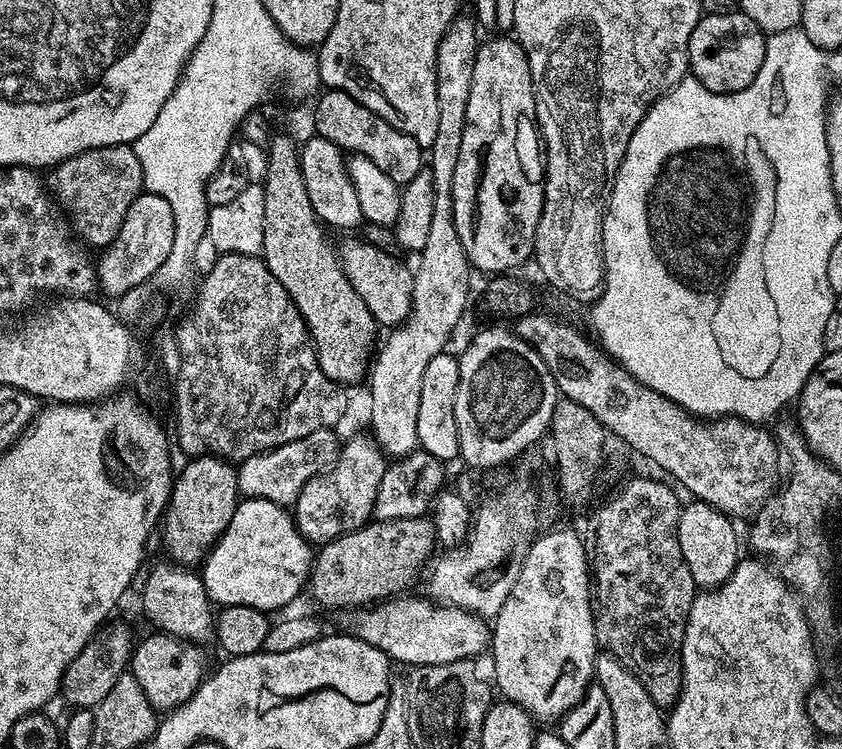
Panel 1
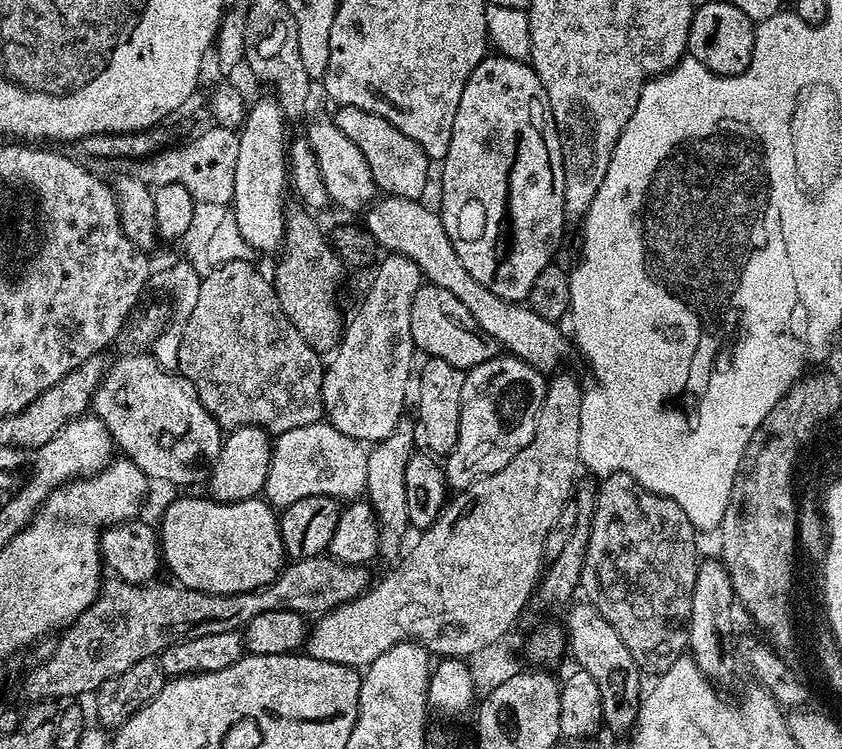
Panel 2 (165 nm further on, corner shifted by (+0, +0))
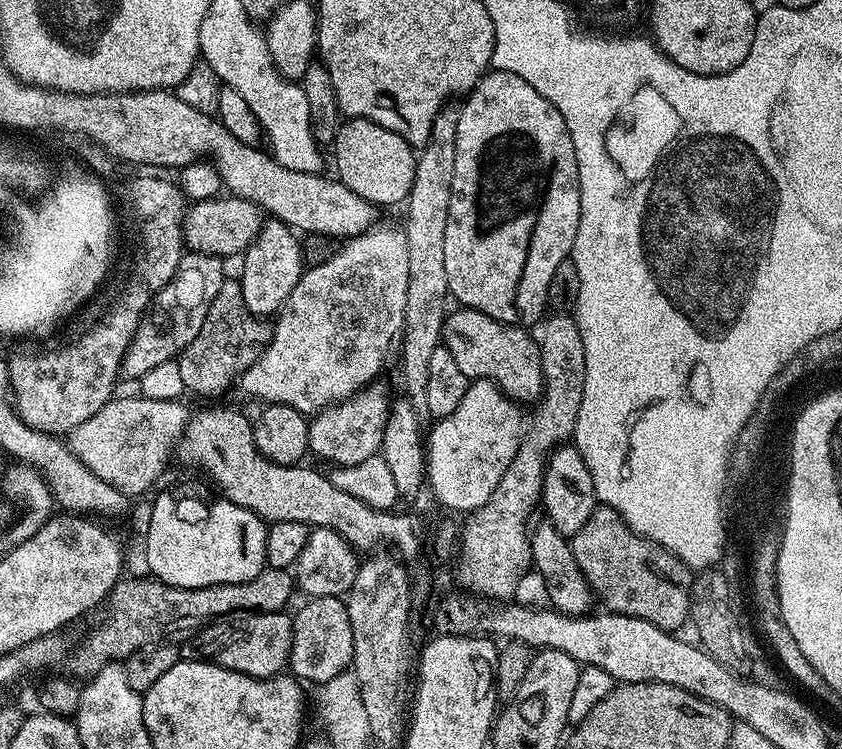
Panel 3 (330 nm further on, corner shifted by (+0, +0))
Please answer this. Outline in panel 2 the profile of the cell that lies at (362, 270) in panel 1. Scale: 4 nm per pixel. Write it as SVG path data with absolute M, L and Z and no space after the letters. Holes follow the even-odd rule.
M421 283L410 306L410 322L412 323L412 342L417 349L424 351L425 357L433 356L450 362L450 366L458 366L465 370L478 366L498 354L498 345L478 322L474 322L474 314L450 294L450 290L442 290L442 286Z

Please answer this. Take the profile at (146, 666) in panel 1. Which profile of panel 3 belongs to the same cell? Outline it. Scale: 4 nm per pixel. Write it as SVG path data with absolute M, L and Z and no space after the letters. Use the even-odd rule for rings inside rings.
M287 611L236 614L227 623L216 622L199 629L192 638L189 644L179 645L183 659L206 660L254 678L278 676L285 671L290 654L292 616Z

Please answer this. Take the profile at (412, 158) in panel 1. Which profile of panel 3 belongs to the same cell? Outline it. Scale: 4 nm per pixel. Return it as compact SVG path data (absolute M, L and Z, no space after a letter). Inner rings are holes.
M348 118L336 131L336 172L341 184L344 184L358 198L366 198L366 202L377 206L383 204L400 204L407 201L410 190L414 186L414 170L417 153L412 145L406 142L394 130L386 130L386 126L378 126L372 120Z

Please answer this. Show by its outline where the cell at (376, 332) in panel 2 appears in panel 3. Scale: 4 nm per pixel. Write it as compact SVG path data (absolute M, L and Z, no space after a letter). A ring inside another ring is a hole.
M373 382L363 392L355 392L350 398L332 404L311 417L308 426L308 450L314 457L325 460L331 466L356 466L366 458L377 455L386 430L390 395L380 382Z

